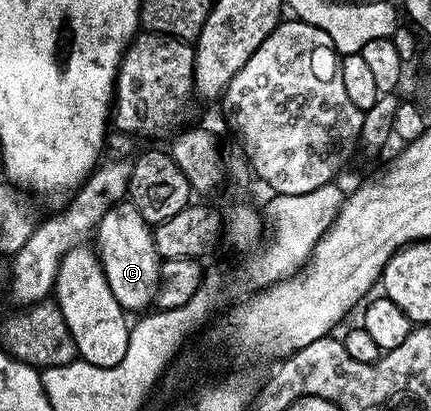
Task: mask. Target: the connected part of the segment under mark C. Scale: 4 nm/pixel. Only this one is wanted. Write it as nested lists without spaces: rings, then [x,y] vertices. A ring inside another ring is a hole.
[[[131,202],[116,204],[94,229],[94,247],[110,282],[112,293],[117,302],[132,314],[151,309],[160,292],[162,259],[156,249],[153,233],[153,225],[148,224],[140,209]]]

